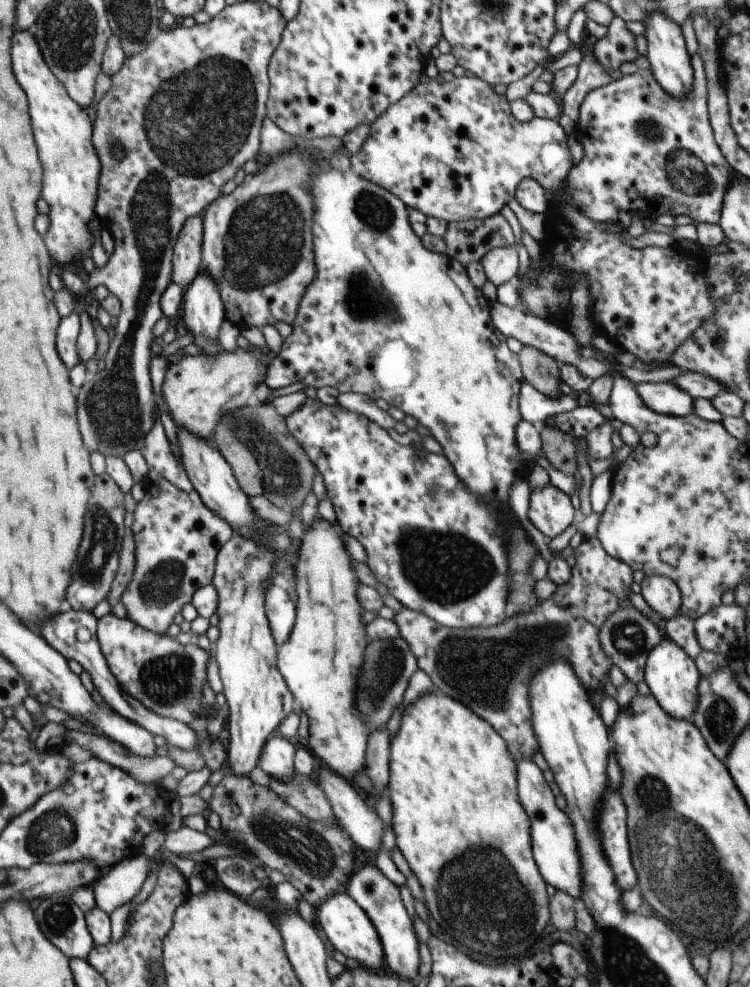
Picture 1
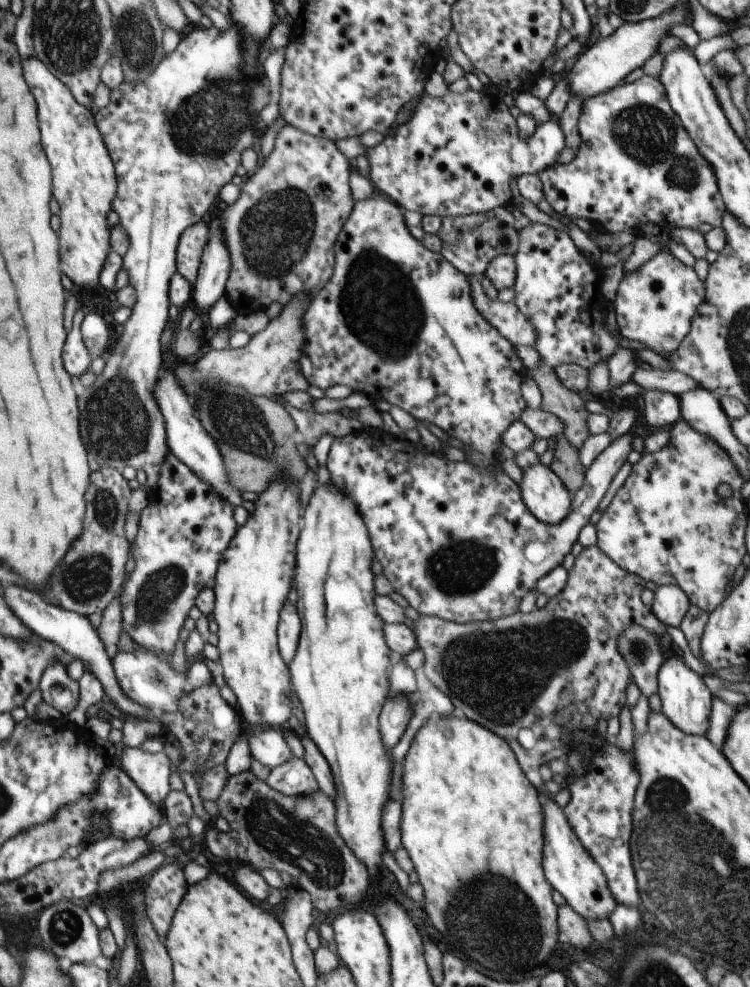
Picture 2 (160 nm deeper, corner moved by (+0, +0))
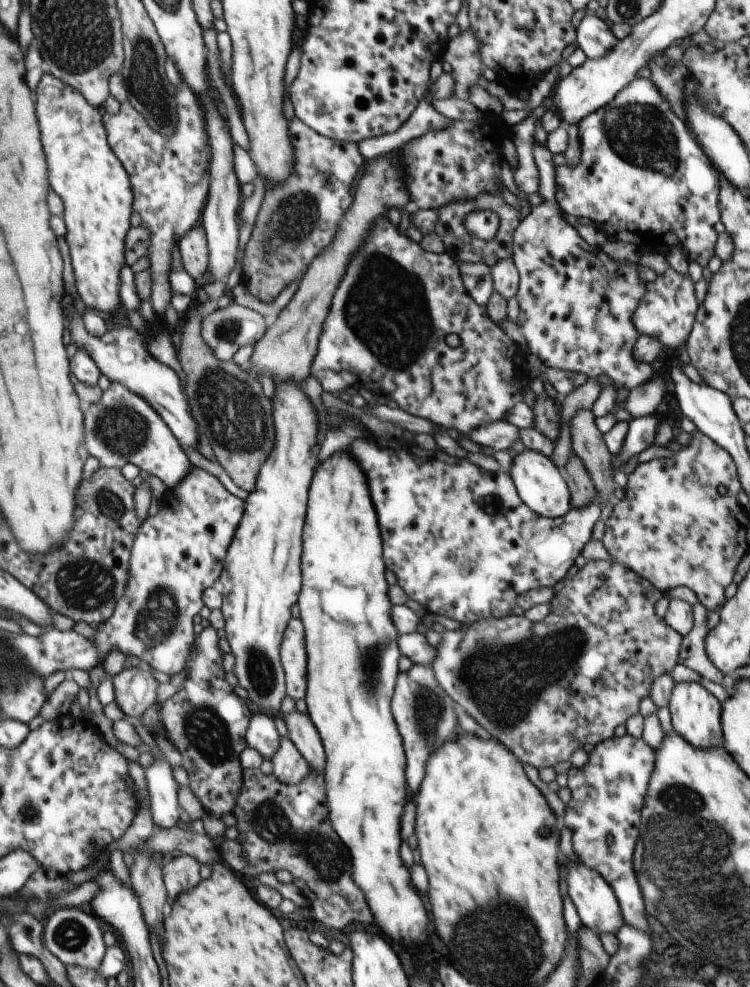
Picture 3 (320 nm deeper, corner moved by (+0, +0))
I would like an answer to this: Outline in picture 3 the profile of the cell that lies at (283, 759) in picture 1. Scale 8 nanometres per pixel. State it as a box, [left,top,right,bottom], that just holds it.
[245,709,281,759]

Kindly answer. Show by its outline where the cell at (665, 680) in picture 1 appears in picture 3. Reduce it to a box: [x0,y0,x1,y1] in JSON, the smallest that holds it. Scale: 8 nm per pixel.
[668,682,724,749]

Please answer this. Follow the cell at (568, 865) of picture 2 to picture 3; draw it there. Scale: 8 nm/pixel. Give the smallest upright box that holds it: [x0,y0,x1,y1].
[568,861,625,935]

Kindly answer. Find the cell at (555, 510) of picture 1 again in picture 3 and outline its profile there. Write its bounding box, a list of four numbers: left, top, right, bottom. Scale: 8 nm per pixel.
[510,449,570,518]

